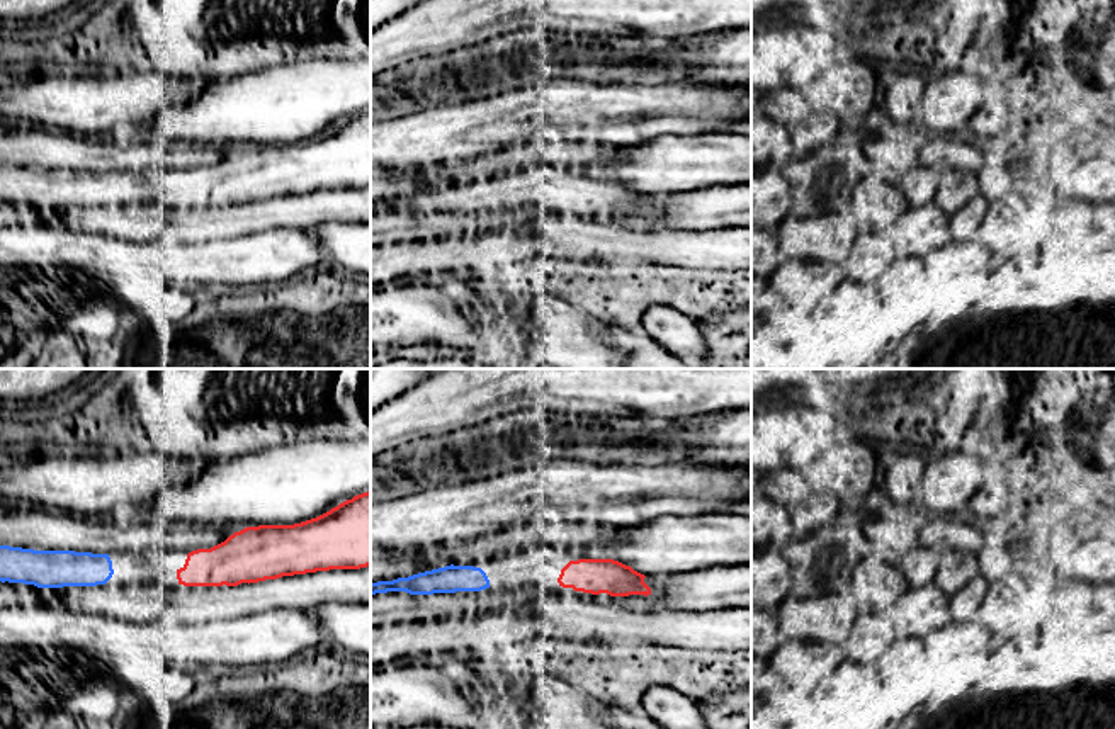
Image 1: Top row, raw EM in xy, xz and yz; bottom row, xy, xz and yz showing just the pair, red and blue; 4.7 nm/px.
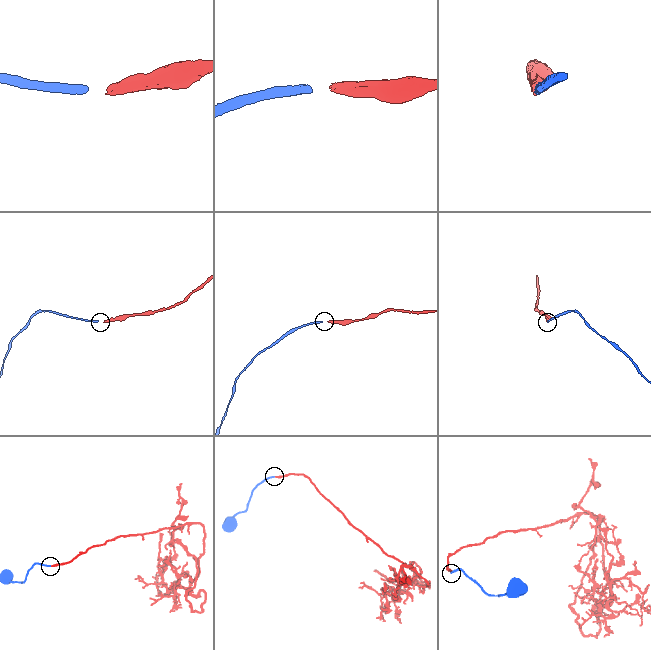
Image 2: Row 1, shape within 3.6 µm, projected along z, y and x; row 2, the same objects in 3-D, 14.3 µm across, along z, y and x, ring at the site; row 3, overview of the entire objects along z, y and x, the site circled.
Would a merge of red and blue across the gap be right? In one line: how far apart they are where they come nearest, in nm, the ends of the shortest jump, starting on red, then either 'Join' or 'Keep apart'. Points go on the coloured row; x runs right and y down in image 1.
Distance 300 nm. Across: xy (177, 570), (113, 570). Join

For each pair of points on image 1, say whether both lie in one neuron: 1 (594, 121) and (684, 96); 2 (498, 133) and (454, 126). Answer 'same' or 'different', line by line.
1: same
2: same

